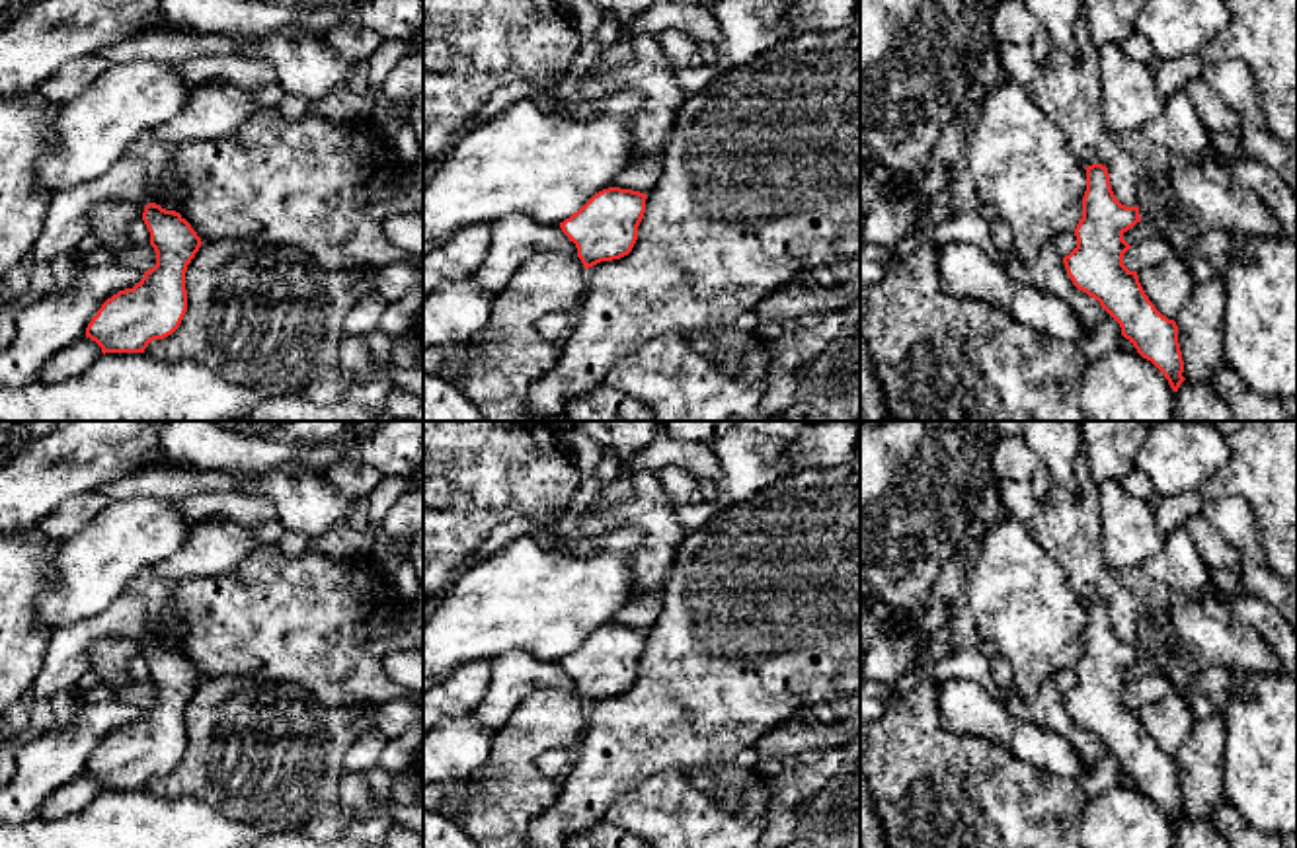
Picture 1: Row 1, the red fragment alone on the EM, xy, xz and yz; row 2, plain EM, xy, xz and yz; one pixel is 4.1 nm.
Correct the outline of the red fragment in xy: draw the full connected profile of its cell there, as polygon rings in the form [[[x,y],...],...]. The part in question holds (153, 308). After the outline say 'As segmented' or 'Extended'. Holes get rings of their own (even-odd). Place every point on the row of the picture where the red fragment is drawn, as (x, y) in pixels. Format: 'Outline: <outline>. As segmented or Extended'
Outline: [[[148,203],[142,220],[150,232],[156,265],[133,287],[107,298],[86,328],[101,353],[144,353],[150,341],[172,335],[185,312],[185,271],[201,238],[176,211]]]. As segmented

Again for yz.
Outline: [[[1108,168],[1086,170],[1082,218],[1075,228],[1077,248],[1063,257],[1073,285],[1100,302],[1120,324],[1121,335],[1151,361],[1178,392],[1186,380],[1178,326],[1162,316],[1145,294],[1137,271],[1123,265],[1131,248],[1123,234],[1141,222],[1139,207],[1121,205],[1110,185]]]. As segmented

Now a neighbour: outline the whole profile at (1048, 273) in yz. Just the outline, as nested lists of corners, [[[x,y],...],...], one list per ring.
[[[1047,242],[1030,265],[1018,259],[1006,259],[1002,265],[1010,277],[1067,302],[1088,333],[1108,314],[1098,300],[1073,285],[1053,242]]]

